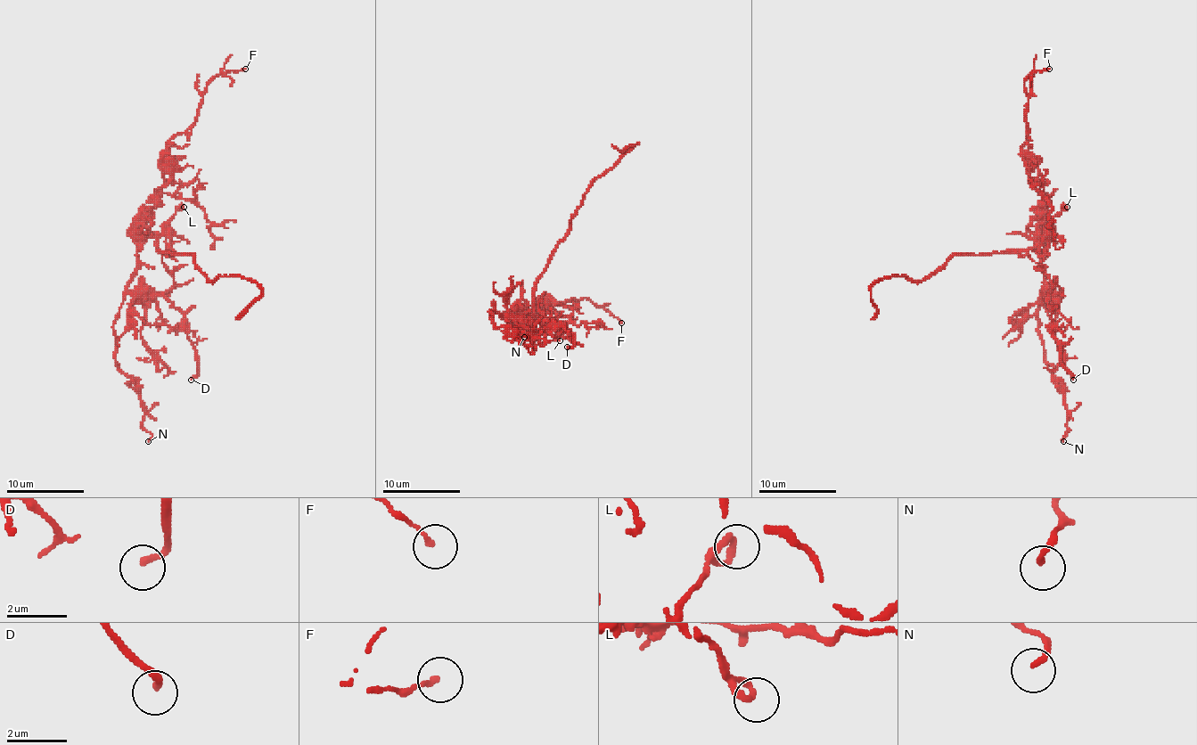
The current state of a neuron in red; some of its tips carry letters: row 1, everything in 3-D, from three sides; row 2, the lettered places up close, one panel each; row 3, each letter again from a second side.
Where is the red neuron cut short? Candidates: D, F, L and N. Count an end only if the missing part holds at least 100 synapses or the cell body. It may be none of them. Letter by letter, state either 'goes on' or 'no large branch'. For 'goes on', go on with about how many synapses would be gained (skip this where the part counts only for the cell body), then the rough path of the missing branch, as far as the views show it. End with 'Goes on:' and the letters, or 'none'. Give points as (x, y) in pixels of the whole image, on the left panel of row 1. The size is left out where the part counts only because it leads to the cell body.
D: no large branch
F: no large branch
L: no large branch
N: no large branch
Goes on: none

